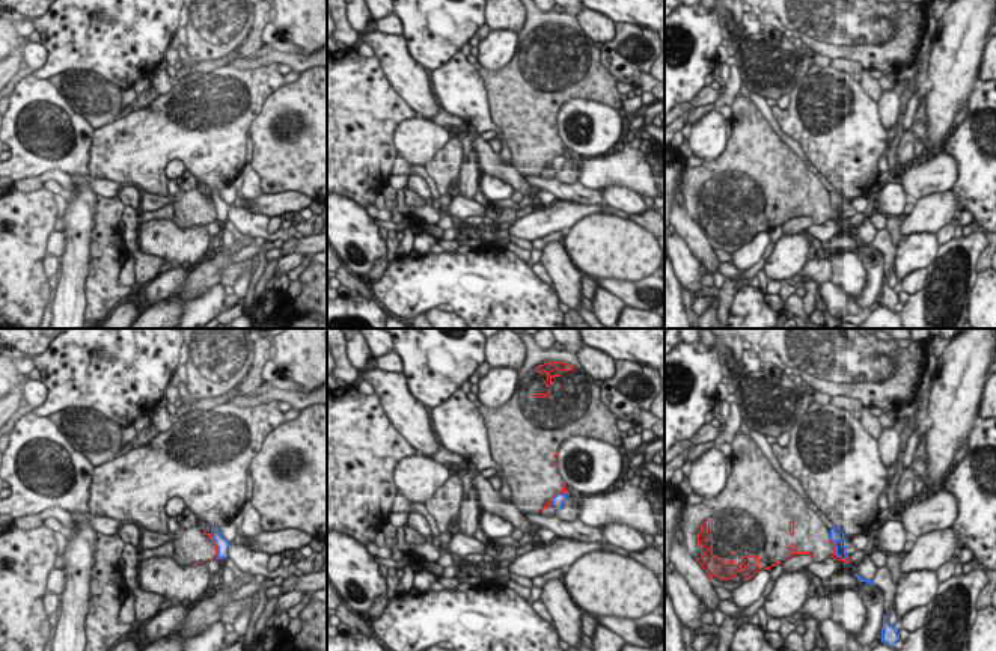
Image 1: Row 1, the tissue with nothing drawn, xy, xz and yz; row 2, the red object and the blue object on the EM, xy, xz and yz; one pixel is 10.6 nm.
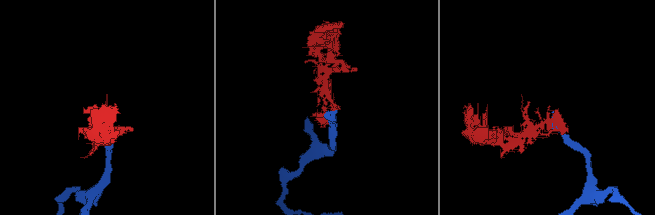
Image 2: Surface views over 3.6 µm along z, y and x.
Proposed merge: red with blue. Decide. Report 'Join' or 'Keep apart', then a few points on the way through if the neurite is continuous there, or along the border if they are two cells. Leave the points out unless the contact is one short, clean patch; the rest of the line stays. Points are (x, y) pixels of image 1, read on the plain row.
Keep apart. Boundary: yz (831, 201), (835, 214), (844, 222)

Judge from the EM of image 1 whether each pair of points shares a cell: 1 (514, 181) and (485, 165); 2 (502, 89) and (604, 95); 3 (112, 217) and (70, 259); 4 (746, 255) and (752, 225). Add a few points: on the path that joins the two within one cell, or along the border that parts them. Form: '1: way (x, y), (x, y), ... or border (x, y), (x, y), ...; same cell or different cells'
1: way (507, 174), (493, 165); same cell
2: way (528, 94), (559, 94), (565, 89), (579, 89); same cell
3: border (95, 204), (89, 243), (89, 270), (86, 273); different cells
4: border (769, 232), (760, 231), (731, 252); different cells

